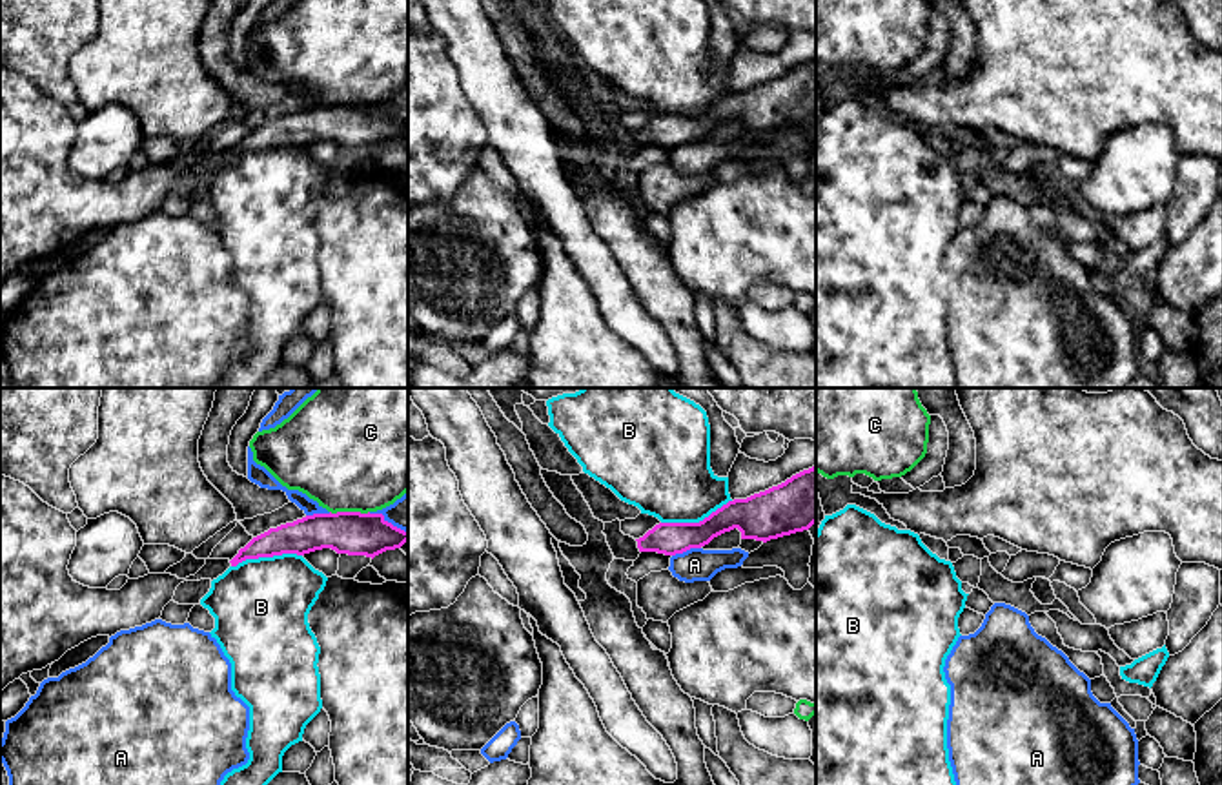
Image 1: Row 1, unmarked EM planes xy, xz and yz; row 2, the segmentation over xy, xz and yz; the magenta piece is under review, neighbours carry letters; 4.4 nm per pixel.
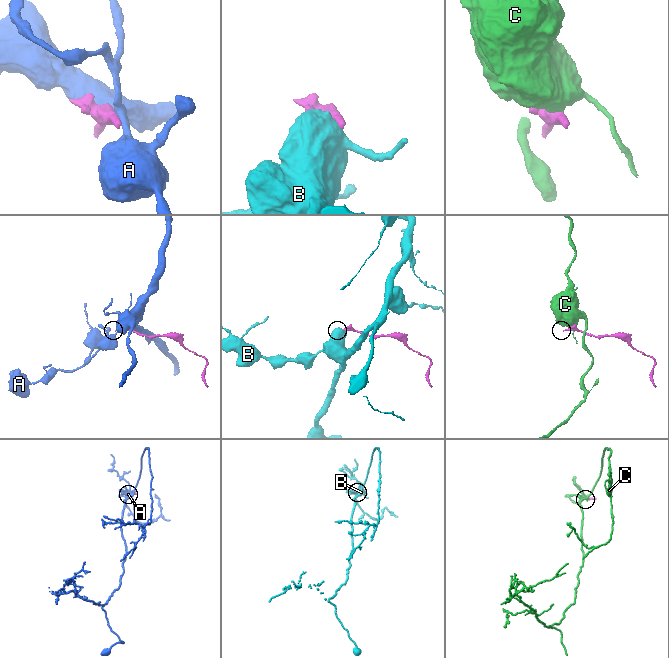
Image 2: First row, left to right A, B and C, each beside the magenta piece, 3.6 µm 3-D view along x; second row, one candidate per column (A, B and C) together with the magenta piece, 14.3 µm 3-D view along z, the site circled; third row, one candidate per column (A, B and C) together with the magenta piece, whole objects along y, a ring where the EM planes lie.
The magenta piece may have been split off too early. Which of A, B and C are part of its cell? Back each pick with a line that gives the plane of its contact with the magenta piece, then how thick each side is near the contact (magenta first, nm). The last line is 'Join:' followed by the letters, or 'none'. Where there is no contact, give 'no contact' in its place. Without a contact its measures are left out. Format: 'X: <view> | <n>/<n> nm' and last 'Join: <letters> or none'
Join: none

